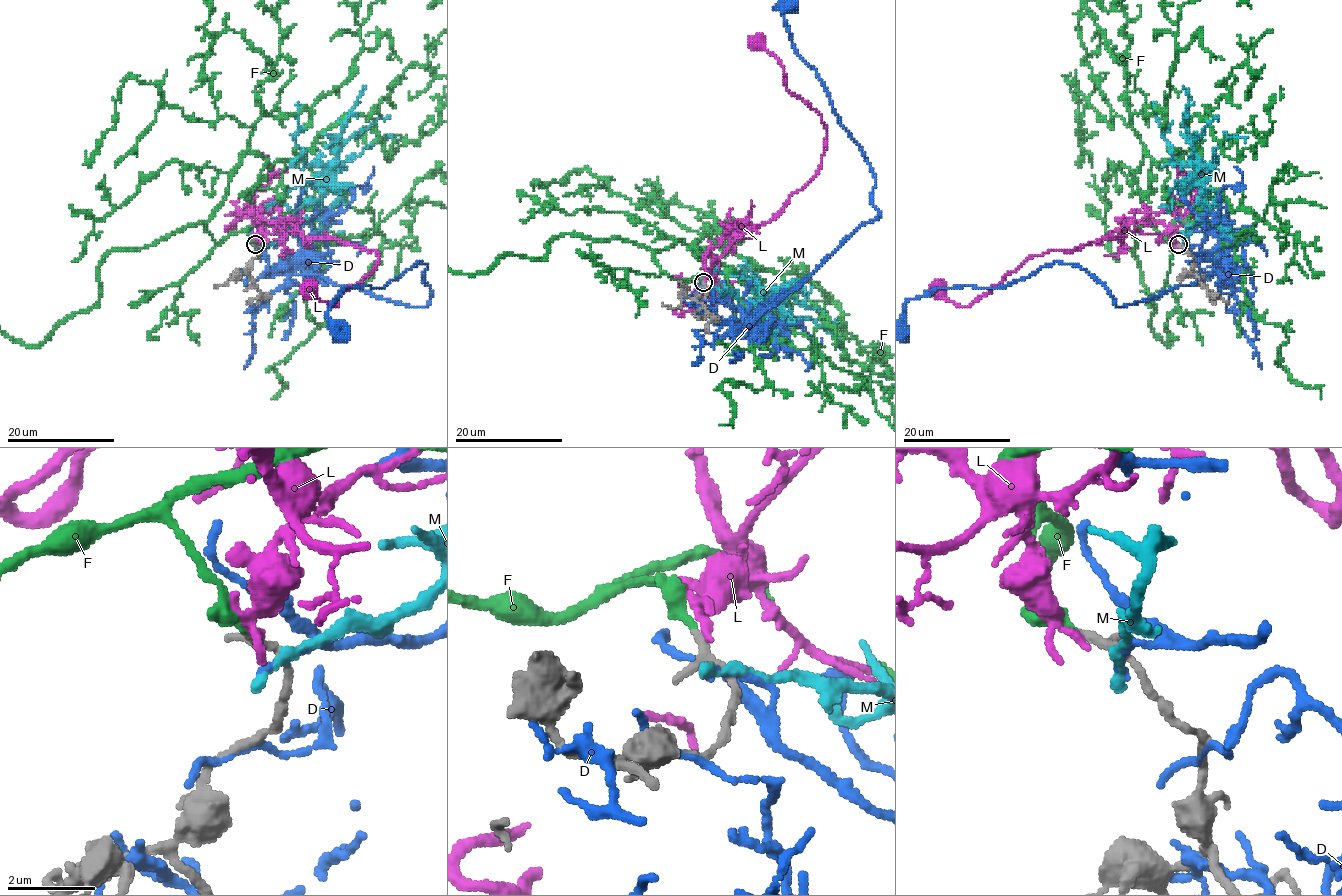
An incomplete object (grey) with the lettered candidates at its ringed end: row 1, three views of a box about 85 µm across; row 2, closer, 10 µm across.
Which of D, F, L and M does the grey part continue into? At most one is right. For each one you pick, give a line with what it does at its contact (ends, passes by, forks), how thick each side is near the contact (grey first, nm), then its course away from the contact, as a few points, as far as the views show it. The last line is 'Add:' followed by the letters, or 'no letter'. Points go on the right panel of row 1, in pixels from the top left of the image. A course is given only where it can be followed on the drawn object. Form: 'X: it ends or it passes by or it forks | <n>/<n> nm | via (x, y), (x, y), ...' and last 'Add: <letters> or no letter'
F: it ends | 160/280 nm
Add: F

